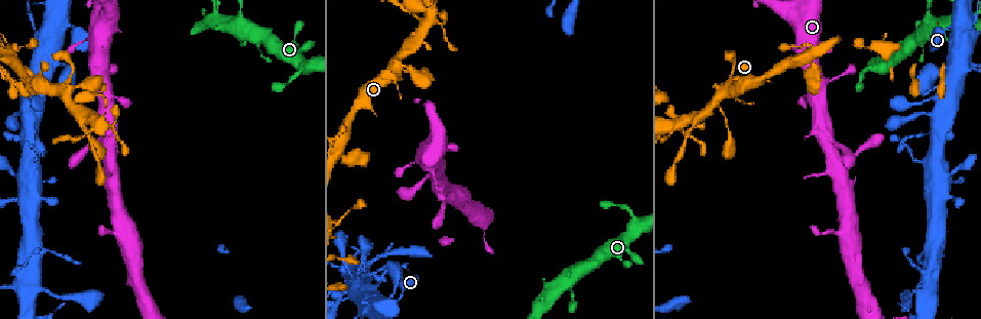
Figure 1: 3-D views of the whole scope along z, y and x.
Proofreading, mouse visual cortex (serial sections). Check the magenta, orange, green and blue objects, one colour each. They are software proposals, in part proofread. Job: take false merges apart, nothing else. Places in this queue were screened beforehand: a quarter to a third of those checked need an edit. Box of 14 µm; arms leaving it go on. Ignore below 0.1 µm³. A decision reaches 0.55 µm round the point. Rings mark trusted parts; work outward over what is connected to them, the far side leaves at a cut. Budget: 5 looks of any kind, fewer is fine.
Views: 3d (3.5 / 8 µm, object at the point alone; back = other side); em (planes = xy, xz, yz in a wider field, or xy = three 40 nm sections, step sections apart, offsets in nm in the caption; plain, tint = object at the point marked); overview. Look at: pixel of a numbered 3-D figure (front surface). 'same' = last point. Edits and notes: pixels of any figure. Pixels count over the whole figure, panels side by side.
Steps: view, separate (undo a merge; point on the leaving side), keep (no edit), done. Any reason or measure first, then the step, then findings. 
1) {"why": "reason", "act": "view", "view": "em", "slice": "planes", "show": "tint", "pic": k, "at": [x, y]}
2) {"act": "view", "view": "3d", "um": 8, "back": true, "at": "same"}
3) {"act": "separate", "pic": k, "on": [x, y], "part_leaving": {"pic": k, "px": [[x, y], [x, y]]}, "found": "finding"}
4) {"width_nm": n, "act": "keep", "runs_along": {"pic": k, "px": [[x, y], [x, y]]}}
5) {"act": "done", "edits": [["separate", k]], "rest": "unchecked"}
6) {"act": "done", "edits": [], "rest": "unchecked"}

{"act": "view", "view": "3d", "um": 3.5, "pic": 1, "at": [241, 20]}

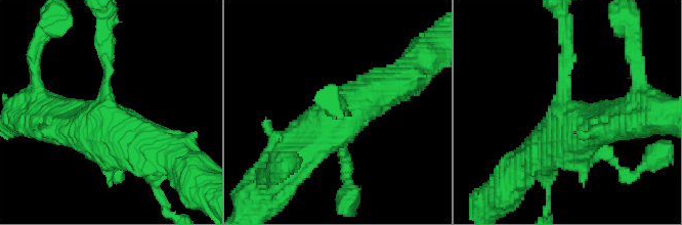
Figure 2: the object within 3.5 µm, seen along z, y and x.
{"act": "view", "view": "em", "slice": "planes", "show": "tint", "pic": 2, "at": [104, 106]}

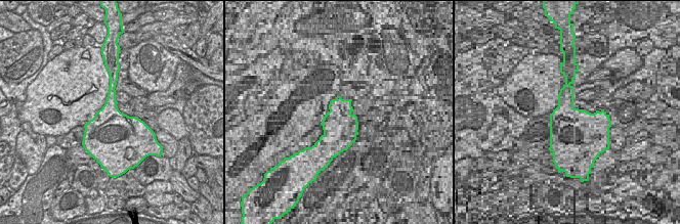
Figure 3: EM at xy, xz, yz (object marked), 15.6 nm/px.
{"act": "view", "view": "em", "slice": "xy", "step": 5, "show": "tint", "at": "same"}

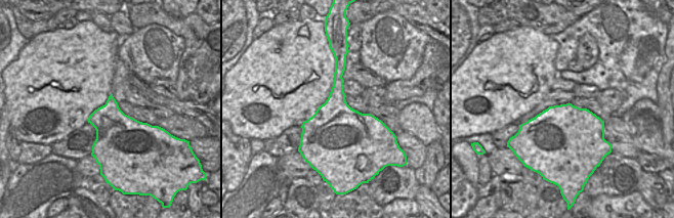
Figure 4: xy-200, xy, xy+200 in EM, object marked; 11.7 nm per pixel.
{"act": "keep", "runs_along": {"pic": 2, "px": [[385, 90], [363, 97], [281, 171]]}, "found": "continuous, no second cell"}

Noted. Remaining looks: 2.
{"why": "narrows sharply", "act": "view", "view": "3d", "um": 3.5, "pic": 1, "at": [945, 175]}

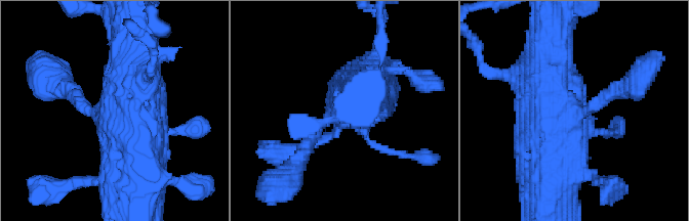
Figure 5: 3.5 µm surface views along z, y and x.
{"why": "shape alone is not enough", "act": "view", "view": "em", "slice": "xy", "step": 5, "show": "tint", "pic": 5, "at": [572, 112]}

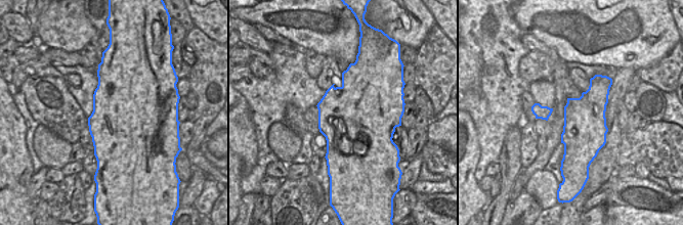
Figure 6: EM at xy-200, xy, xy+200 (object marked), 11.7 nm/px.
{"act": "keep", "runs_along": {"pic": 5, "px": [[559, 96], [551, 213]]}, "found": "one cell here"}

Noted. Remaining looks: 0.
{"act": "done", "edits": [], "rest": "unchecked"}

